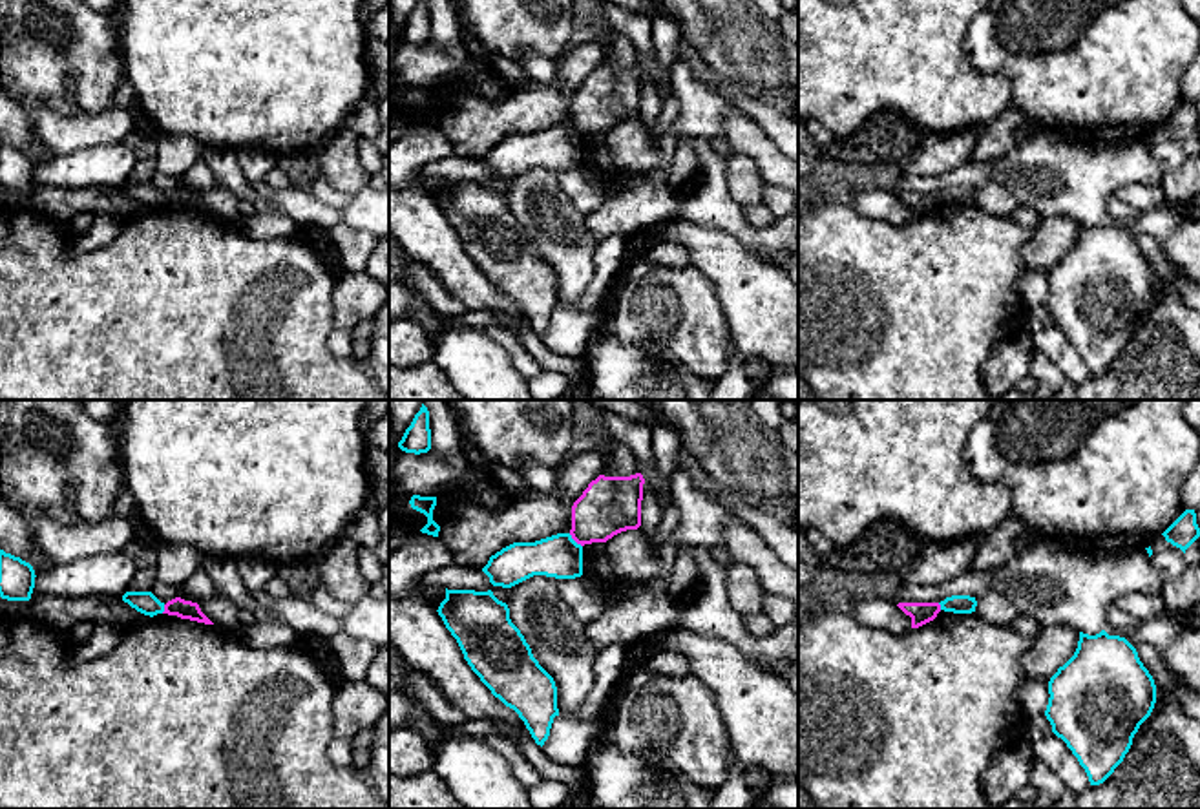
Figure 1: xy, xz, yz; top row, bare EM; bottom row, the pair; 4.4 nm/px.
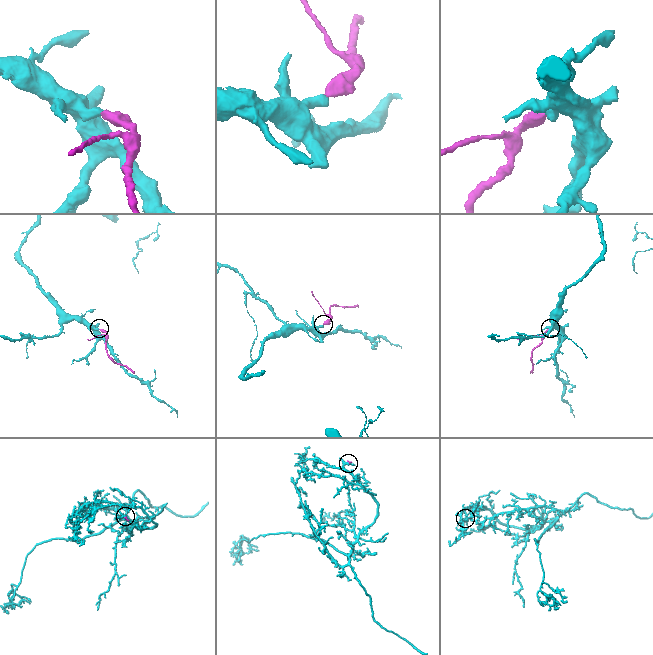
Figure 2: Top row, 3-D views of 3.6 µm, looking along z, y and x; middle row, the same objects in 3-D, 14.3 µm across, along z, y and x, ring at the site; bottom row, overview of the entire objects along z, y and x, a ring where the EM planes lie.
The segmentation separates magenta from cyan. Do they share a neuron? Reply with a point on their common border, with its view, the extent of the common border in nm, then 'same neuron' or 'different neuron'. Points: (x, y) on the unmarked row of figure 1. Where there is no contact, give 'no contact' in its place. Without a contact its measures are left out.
contact xz (576, 132); length 90 nm; different neuron

